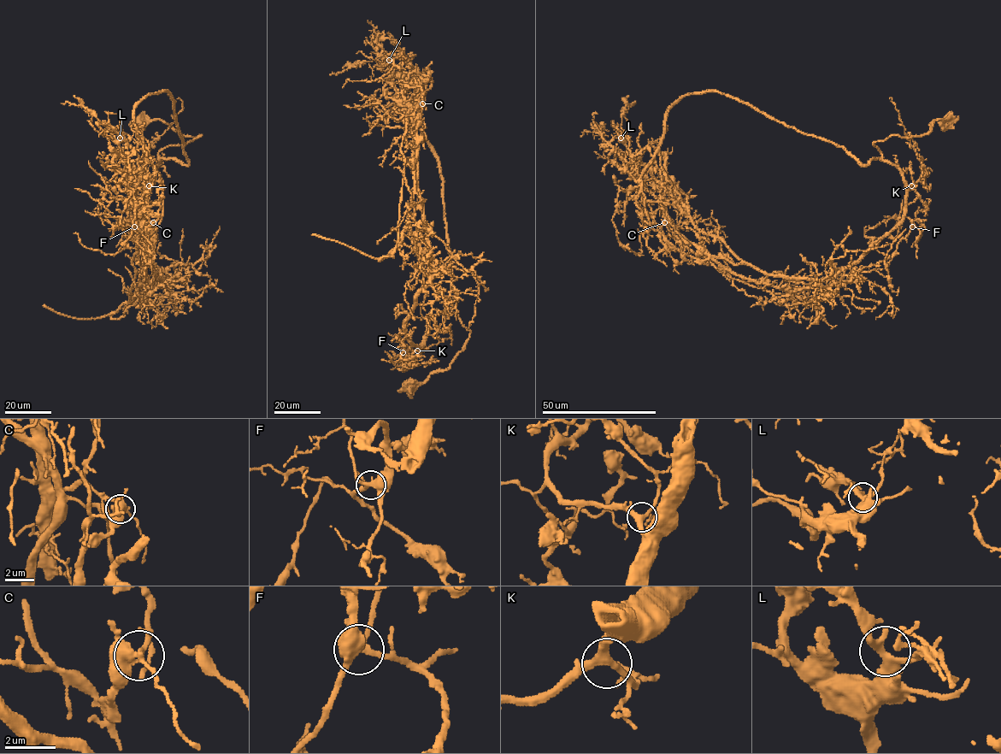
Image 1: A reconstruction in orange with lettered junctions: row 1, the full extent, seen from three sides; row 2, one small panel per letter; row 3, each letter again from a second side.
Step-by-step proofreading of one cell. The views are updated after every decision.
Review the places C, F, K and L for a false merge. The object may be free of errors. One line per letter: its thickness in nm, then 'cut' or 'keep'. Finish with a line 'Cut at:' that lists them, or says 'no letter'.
C: 320 nm | cut
F: 320 nm | keep
K: 320 nm | keep
L: 320 nm | keep
Cut at: C

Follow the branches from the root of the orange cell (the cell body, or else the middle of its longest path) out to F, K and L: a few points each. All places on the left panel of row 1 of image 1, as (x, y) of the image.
F: (138, 122), (159, 119), (185, 136), (201, 135), (159, 152), (144, 215), (139, 222), (134, 219), (134, 226)
K: (138, 122), (159, 119), (185, 136), (201, 135), (184, 144), (162, 149), (155, 167), (154, 180), (149, 185)
L: (138, 122), (201, 135), (159, 152), (188, 165), (166, 91), (134, 109), (142, 169), (120, 138)

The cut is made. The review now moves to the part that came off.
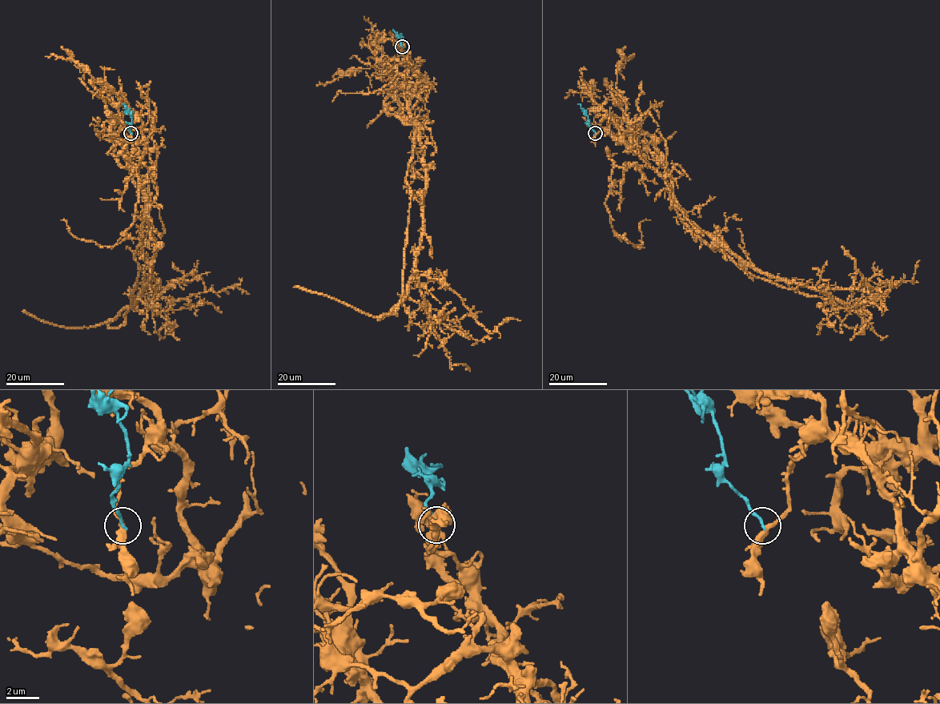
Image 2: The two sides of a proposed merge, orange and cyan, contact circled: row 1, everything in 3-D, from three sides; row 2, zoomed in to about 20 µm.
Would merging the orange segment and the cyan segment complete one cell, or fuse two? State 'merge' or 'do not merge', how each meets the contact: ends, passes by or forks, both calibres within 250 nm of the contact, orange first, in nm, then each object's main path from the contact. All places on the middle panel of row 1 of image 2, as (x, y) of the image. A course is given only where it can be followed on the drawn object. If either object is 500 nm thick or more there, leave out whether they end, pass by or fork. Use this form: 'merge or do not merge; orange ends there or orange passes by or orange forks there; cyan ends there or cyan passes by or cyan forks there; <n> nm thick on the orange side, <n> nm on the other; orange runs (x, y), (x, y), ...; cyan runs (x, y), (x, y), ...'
do not merge; orange passes by; cyan ends there; 360 nm thick on the orange side, 170 nm on the other; orange runs (402, 47), (416, 78), (409, 113), (427, 178), (423, 230), (407, 293), (386, 314), (372, 315), (294, 287); cyan runs (402, 47), (400, 43), (403, 40), (392, 30)

